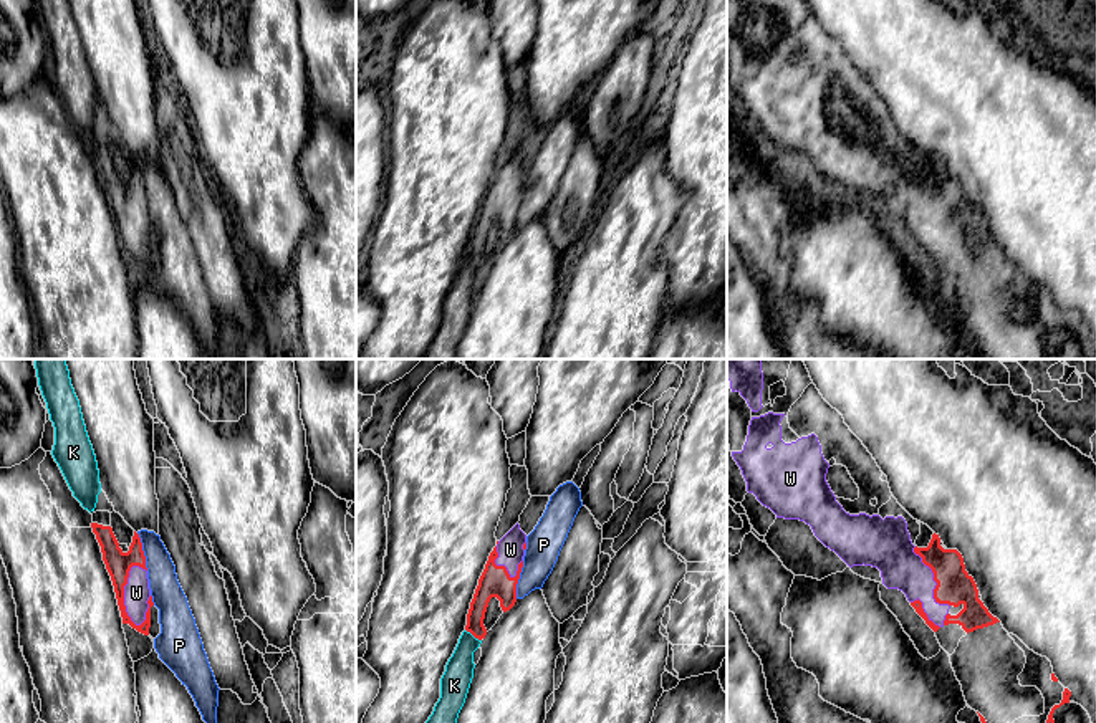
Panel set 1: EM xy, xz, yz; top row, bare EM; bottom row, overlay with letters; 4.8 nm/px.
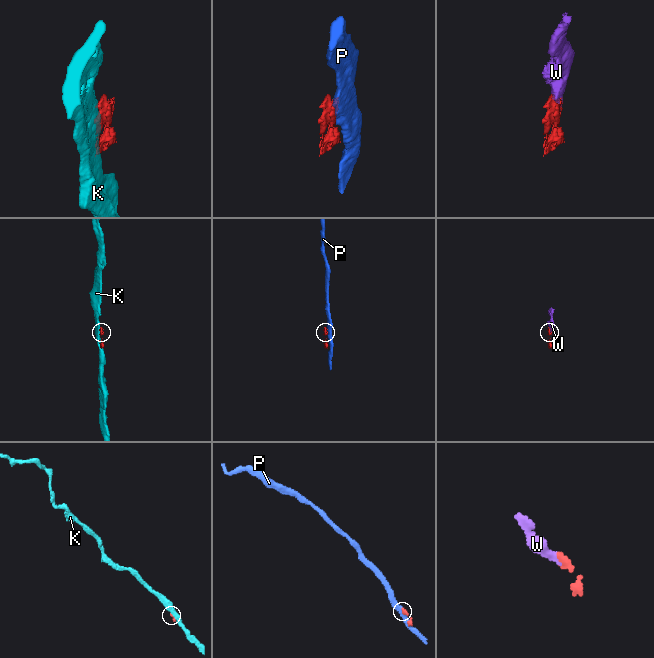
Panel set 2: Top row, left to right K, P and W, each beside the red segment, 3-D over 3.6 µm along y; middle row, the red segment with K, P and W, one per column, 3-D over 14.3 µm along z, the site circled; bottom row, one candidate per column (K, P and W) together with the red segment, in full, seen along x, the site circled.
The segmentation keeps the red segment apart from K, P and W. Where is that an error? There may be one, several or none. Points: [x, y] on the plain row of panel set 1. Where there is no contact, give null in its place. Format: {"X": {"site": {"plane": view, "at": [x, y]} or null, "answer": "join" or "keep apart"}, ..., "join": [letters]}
{"K": {"site": {"plane": "xz", "at": [474, 265]}, "answer": "keep apart"}, "P": {"site": {"plane": "xy", "at": [143, 181]}, "answer": "keep apart"}, "W": {"site": {"plane": "xy", "at": [123, 224]}, "answer": "join"}, "join": ["W"]}

